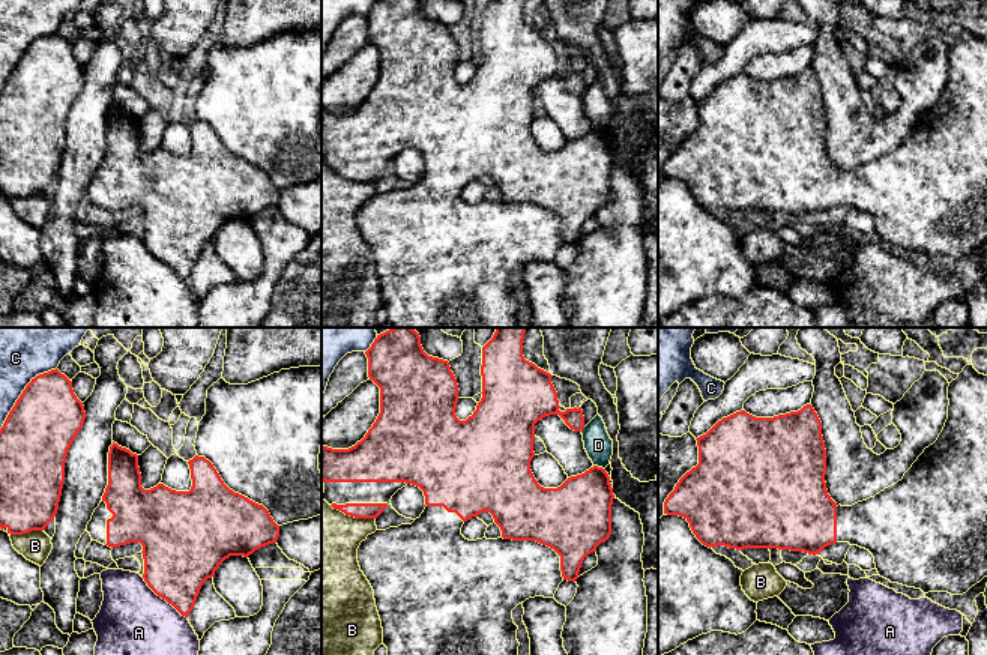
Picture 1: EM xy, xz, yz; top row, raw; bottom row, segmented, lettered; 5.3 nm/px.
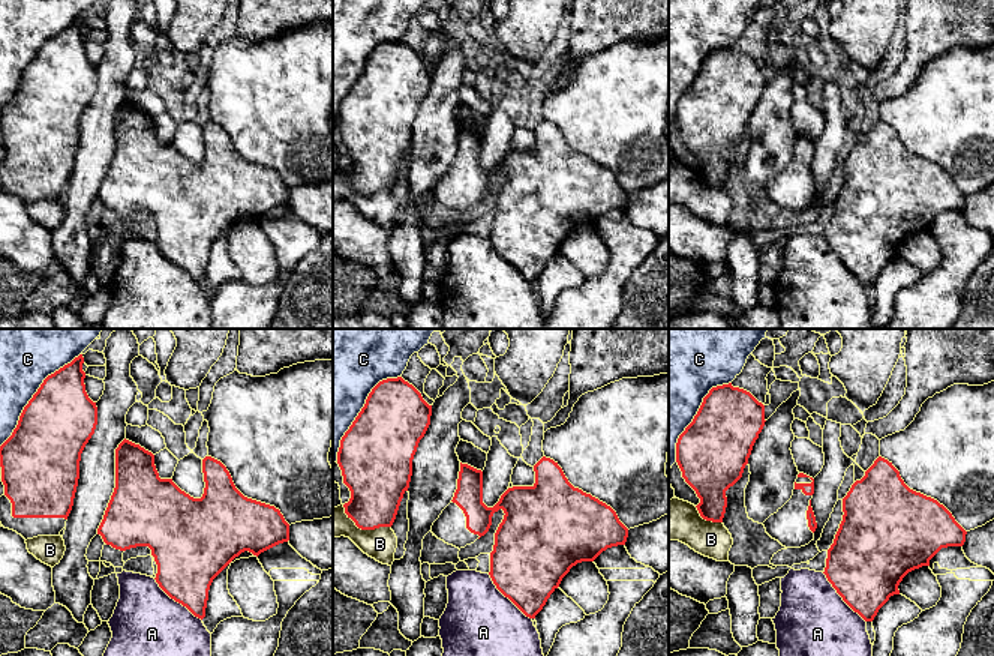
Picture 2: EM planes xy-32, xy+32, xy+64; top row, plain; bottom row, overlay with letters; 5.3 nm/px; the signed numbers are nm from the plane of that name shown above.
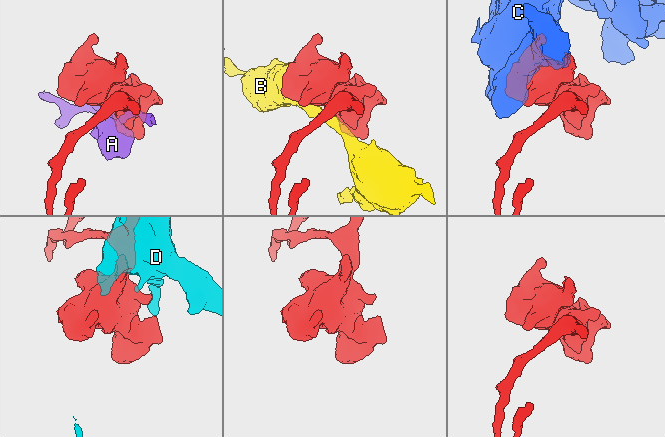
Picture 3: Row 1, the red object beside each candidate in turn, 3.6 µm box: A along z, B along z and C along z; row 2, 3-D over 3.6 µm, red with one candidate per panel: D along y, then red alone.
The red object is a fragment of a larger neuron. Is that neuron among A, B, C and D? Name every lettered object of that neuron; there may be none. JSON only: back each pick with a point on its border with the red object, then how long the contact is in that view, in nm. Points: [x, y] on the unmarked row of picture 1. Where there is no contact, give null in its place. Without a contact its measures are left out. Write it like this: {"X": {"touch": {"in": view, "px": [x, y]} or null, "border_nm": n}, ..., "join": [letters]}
{"join": []}

